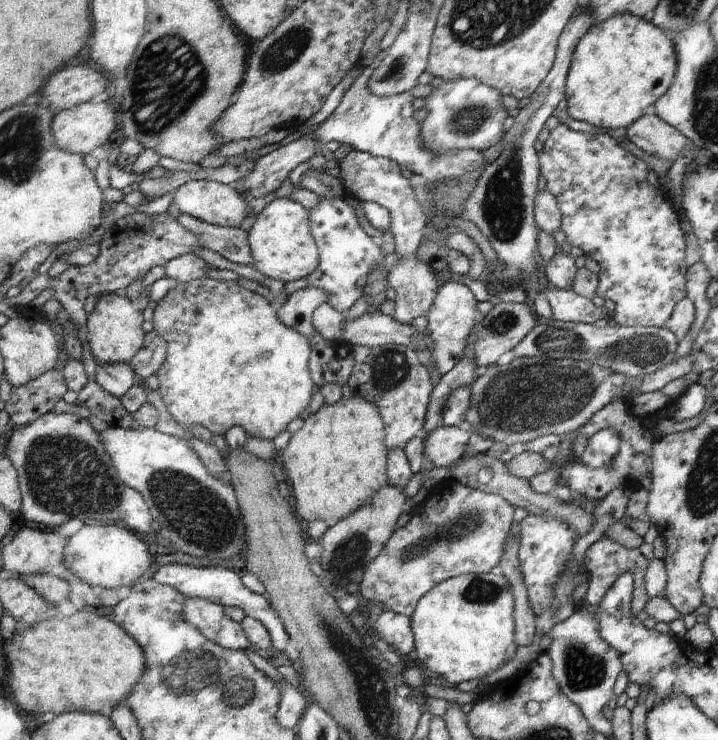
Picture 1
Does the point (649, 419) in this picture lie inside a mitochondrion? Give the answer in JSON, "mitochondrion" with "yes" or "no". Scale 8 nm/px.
{"mitochondrion":"no"}

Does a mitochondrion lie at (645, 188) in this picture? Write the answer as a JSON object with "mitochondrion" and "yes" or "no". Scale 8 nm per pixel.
{"mitochondrion":"no"}

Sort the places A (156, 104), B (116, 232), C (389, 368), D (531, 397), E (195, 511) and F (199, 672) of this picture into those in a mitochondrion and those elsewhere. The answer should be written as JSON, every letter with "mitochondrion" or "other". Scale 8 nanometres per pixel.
{"A":"mitochondrion","B":"other","C":"mitochondrion","D":"mitochondrion","E":"mitochondrion","F":"mitochondrion"}

